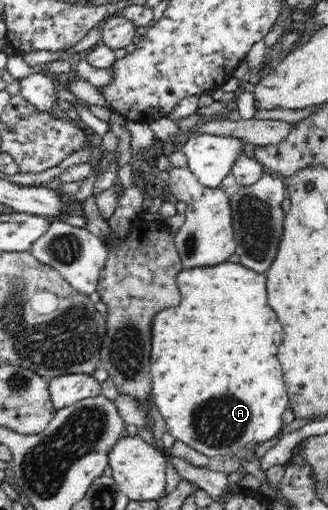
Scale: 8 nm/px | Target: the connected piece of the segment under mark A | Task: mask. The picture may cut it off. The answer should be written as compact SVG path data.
M223 262L212 266L199 266L183 268L177 275L176 280L181 292L179 305L167 307L163 311L155 314L152 321L151 335L152 348L150 351L150 369L153 379L153 401L161 416L165 419L167 432L175 437L177 441L185 443L188 447L195 449L200 455L207 457L217 457L217 455L233 456L237 455L239 449L256 443L260 445L276 437L282 429L283 413L289 407L289 395L287 387L283 382L283 369L279 367L277 359L277 347L283 337L283 329L277 321L275 311L267 305L267 285L265 285L265 275L255 273L255 270L245 267L241 263Z

